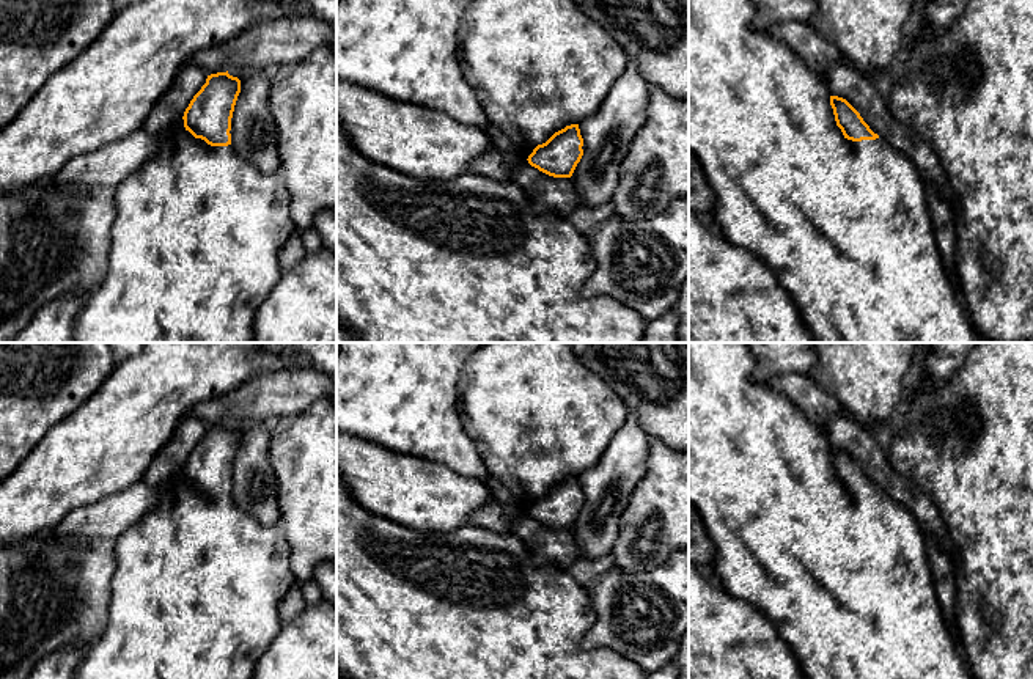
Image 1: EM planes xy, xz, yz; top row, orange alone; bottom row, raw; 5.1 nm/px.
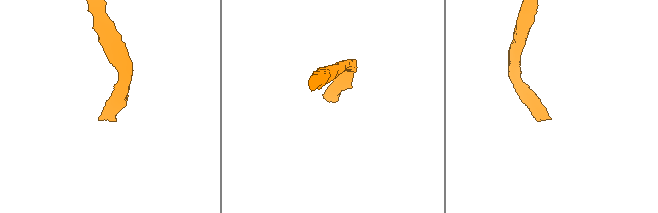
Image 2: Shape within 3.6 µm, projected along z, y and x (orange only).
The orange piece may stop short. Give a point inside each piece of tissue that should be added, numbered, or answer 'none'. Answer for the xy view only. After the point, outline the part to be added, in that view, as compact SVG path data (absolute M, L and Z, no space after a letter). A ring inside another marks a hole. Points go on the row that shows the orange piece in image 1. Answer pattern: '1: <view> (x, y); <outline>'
1: xy (194, 250); M178 119L171 126L162 129L159 134L156 134L159 146L156 154L146 160L135 173L127 176L121 184L115 187L113 201L116 206L116 217L112 228L112 247L108 255L108 267L104 281L91 291L91 294L86 297L85 305L82 311L77 316L77 321L74 324L74 343L253 343L253 321L258 311L258 306L266 300L269 292L274 289L277 281L281 277L281 270L278 267L278 250L281 245L296 233L296 226L291 215L291 196L286 189L285 179L280 173L277 174L264 174L256 167L248 163L245 159L239 157L233 148L233 145L228 146L211 146L201 138L195 138L186 127L184 119Z

